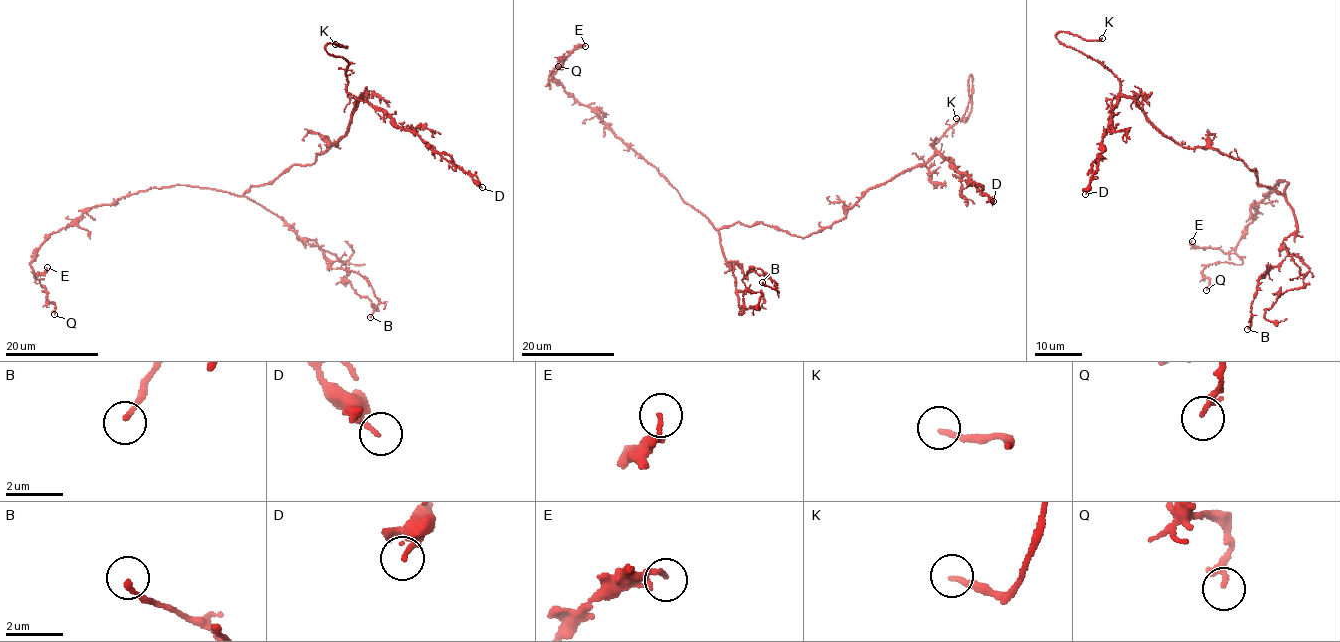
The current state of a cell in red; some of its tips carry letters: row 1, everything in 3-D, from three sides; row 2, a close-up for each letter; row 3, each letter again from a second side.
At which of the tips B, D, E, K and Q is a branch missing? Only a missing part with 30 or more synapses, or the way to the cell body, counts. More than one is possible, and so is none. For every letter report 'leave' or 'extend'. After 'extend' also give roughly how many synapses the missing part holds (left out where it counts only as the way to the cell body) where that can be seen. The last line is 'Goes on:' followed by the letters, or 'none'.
B: extend; about 30 synapses
D: leave
E: leave
K: extend
Q: leave
Goes on: B, K

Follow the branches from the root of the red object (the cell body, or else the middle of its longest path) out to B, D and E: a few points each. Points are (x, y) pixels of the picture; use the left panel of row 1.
B: (271, 181), (244, 195), (317, 243), (332, 268), (366, 280), (379, 302), (370, 317)
D: (271, 181), (294, 165), (312, 164), (329, 144), (337, 146), (360, 99), (448, 155), (482, 187)
E: (271, 181), (241, 195), (186, 185), (149, 188), (91, 208), (43, 242), (30, 264), (35, 277), (47, 267)

